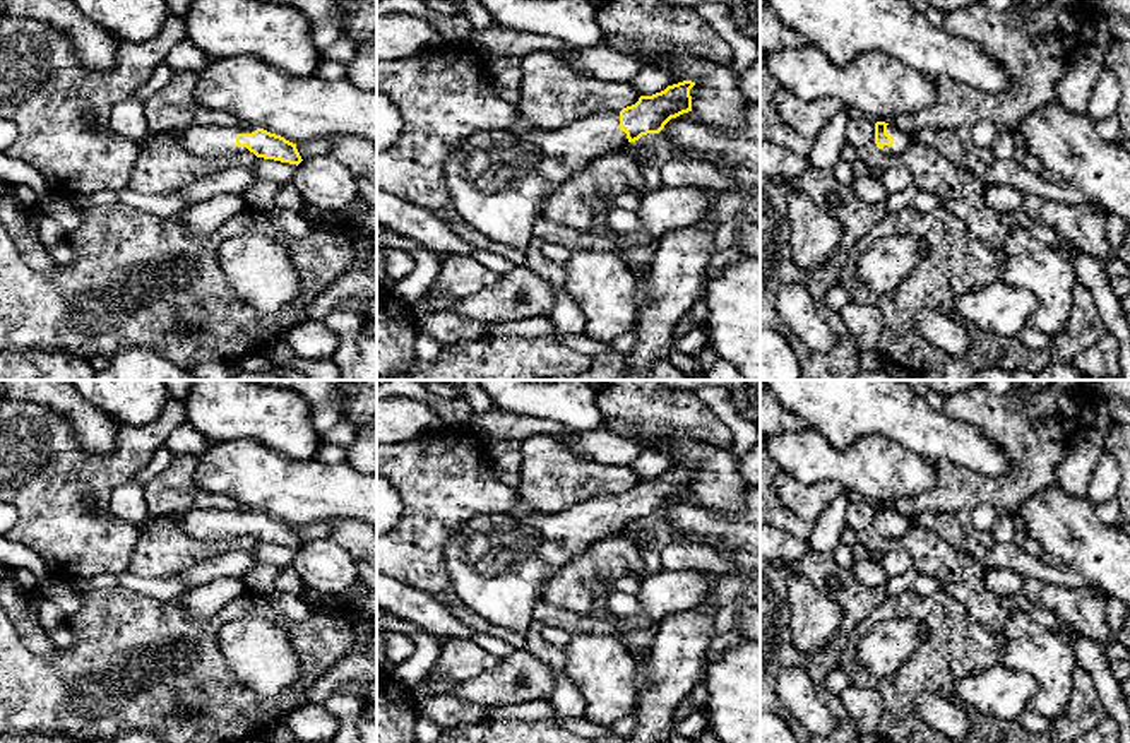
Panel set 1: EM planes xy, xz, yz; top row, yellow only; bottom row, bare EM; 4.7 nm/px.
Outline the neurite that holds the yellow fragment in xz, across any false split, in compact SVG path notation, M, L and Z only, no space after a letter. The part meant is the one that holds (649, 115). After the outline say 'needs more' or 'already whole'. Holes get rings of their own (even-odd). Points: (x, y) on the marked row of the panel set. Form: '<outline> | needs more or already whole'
M692 80L668 86L652 96L640 96L622 111L592 113L558 128L531 128L526 134L478 132L469 135L443 164L443 188L457 216L491 241L527 248L532 229L544 219L543 197L584 169L596 158L620 152L628 142L659 134L664 125L692 111Z | needs more

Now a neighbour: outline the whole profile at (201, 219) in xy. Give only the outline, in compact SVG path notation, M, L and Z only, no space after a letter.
M223 193L209 200L190 205L175 219L180 221L192 236L205 238L212 235L226 219L247 211L241 193Z

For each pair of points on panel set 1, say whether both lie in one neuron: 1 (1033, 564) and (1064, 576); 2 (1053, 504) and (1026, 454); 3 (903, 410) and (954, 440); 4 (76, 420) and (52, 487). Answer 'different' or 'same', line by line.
1: same
2: different
3: same
4: different

